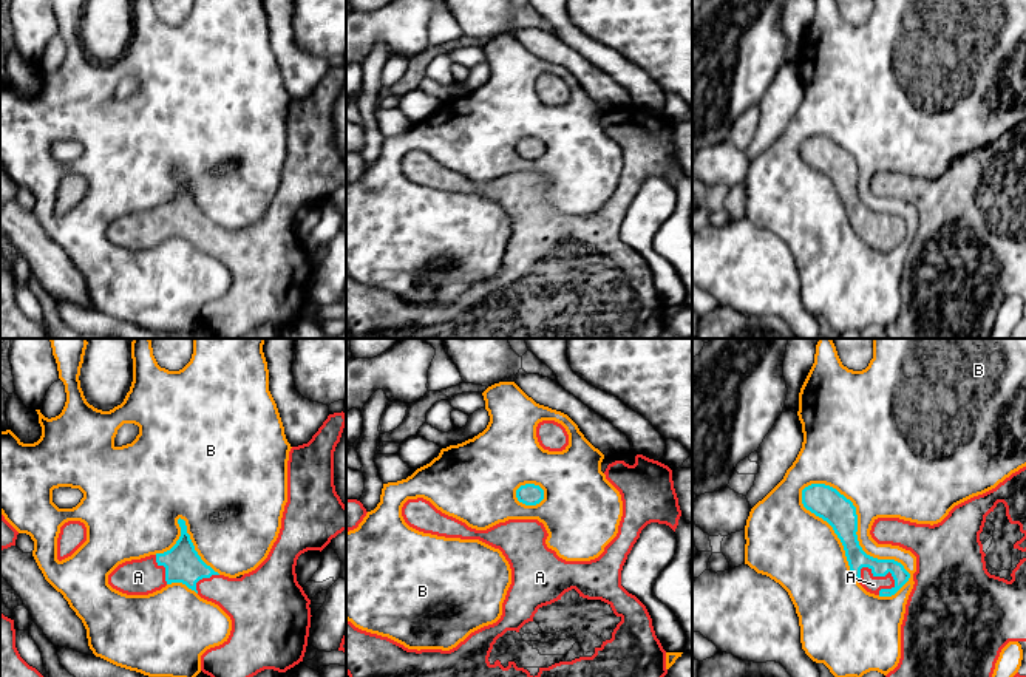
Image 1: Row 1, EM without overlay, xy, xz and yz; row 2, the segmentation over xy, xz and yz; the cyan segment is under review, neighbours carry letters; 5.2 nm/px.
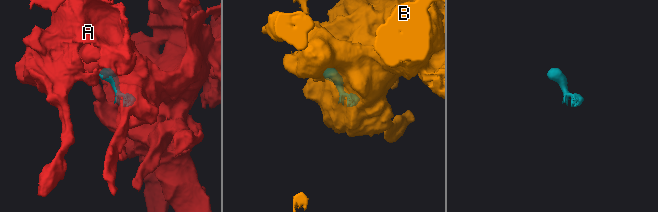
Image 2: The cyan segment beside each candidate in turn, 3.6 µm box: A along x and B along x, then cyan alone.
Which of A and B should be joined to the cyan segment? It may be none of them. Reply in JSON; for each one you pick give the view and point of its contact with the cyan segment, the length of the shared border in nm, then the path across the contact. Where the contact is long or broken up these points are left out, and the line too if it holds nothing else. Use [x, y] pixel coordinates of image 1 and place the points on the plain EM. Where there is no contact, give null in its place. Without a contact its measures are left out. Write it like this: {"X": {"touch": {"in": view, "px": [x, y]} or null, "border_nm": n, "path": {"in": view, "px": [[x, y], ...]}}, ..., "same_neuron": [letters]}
{"A": {"touch": {"in": "yz", "px": [881, 229]}, "border_nm": 220}, "same_neuron": ["A"]}

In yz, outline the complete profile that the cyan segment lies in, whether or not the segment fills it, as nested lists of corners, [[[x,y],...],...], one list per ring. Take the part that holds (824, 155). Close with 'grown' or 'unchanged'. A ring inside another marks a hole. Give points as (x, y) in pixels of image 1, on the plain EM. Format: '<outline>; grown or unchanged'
[[[811,138],[802,144],[807,164],[827,175],[841,193],[854,233],[870,247],[895,249],[910,232],[895,213],[878,213],[867,209],[858,195],[858,168],[850,153],[825,138]]]; grown

